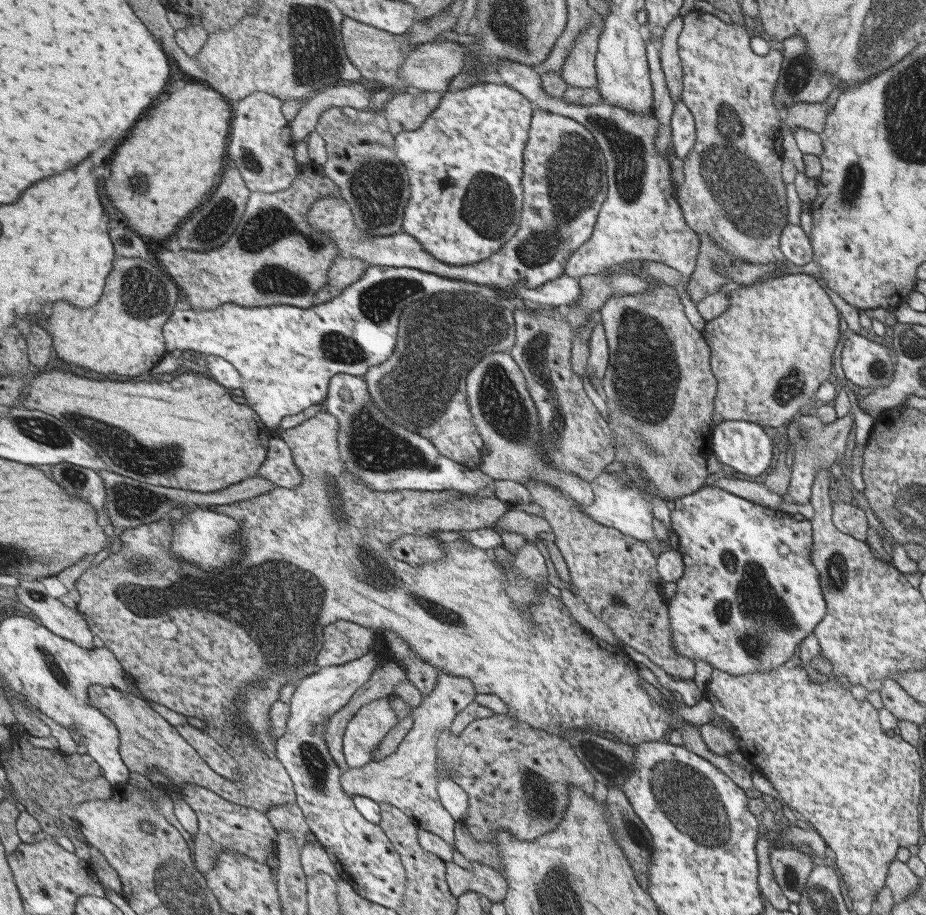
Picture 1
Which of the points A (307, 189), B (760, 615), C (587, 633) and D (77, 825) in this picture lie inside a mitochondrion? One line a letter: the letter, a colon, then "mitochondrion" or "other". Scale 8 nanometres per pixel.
A: other
B: mitochondrion
C: other
D: other

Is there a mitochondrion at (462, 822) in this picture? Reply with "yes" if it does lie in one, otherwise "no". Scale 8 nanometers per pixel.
no

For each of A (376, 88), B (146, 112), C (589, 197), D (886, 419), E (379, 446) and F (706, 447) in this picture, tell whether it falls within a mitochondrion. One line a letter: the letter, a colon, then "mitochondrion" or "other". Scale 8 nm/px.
A: other
B: other
C: mitochondrion
D: other
E: mitochondrion
F: other

